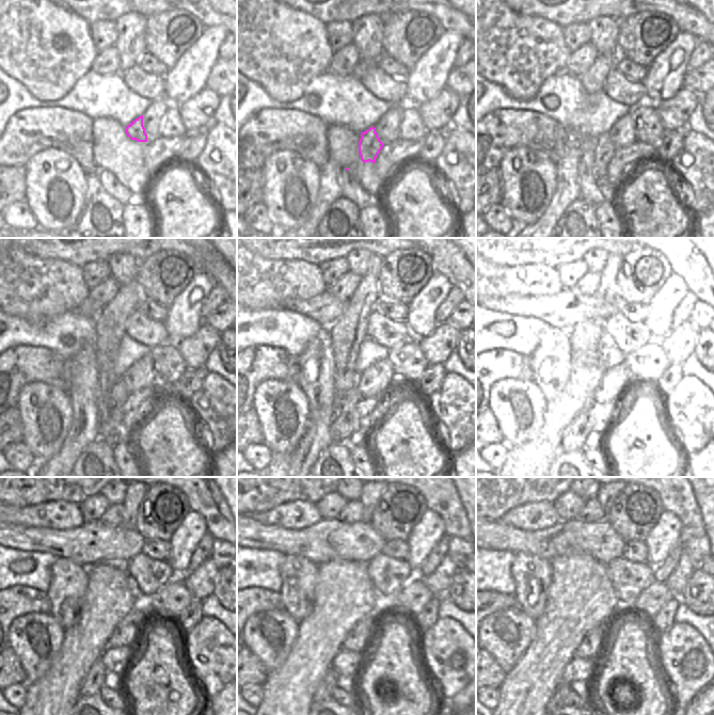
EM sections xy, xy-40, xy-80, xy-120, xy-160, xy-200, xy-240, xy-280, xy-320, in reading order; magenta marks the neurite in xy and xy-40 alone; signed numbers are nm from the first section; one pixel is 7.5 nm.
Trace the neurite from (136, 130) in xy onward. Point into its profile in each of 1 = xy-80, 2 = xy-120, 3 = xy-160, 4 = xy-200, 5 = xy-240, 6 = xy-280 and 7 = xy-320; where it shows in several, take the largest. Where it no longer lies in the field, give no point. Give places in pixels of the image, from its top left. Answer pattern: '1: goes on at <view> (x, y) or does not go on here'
1: goes on at xy-80 (597, 154)
2: goes on at xy-120 (116, 394)
3: goes on at xy-160 (345, 424)
4: goes on at xy-200 (573, 439)
5: goes on at xy-240 (94, 681)
6: goes on at xy-280 (329, 683)
7: goes on at xy-320 (557, 694)

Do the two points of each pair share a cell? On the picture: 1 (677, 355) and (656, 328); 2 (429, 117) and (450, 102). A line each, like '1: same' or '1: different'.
1: different
2: same

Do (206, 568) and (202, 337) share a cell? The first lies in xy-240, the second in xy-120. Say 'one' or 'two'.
one

